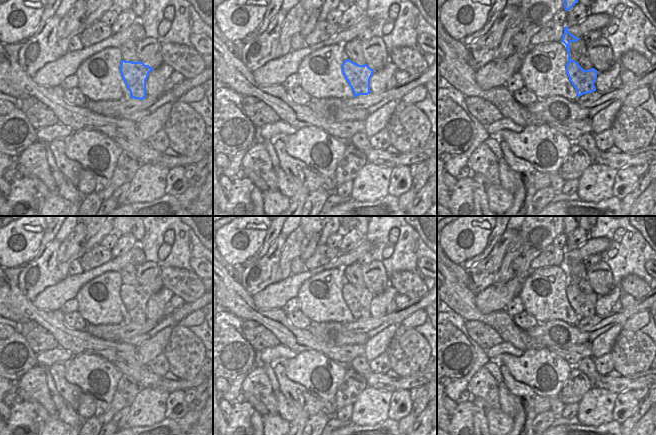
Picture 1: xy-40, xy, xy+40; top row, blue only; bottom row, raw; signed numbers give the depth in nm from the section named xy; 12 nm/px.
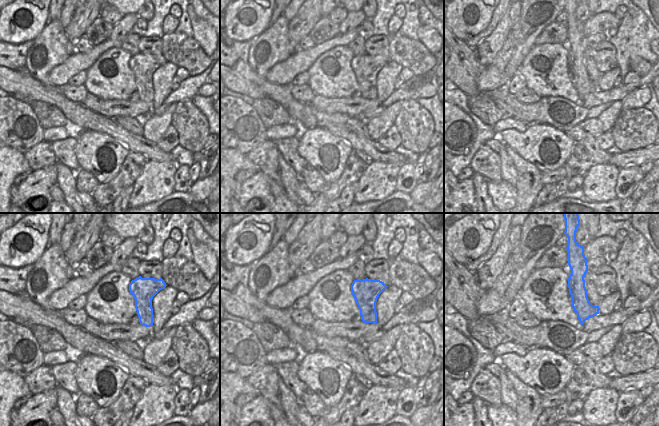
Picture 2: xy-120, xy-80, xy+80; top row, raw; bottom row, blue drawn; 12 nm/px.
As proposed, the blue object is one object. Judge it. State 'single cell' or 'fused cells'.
fused cells

